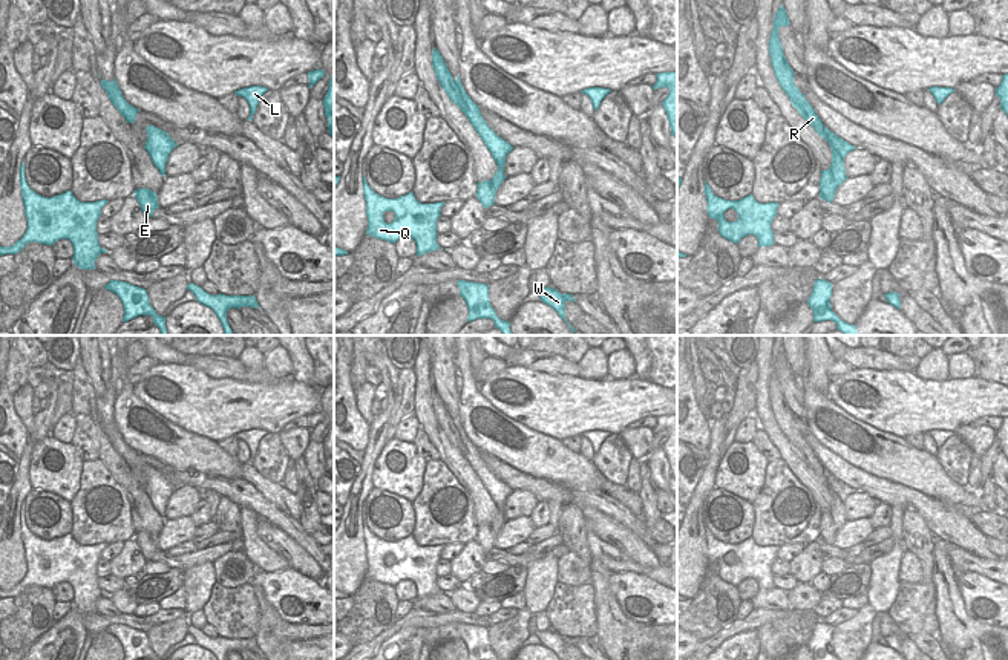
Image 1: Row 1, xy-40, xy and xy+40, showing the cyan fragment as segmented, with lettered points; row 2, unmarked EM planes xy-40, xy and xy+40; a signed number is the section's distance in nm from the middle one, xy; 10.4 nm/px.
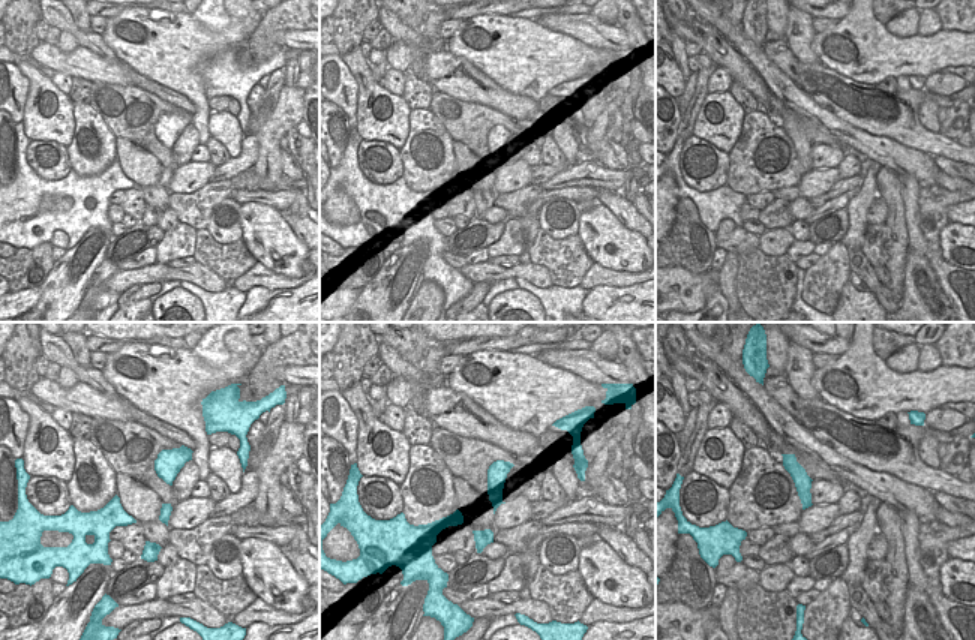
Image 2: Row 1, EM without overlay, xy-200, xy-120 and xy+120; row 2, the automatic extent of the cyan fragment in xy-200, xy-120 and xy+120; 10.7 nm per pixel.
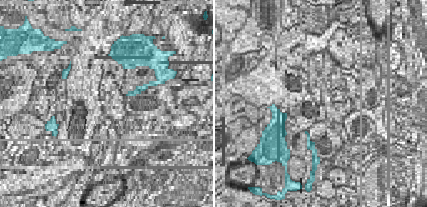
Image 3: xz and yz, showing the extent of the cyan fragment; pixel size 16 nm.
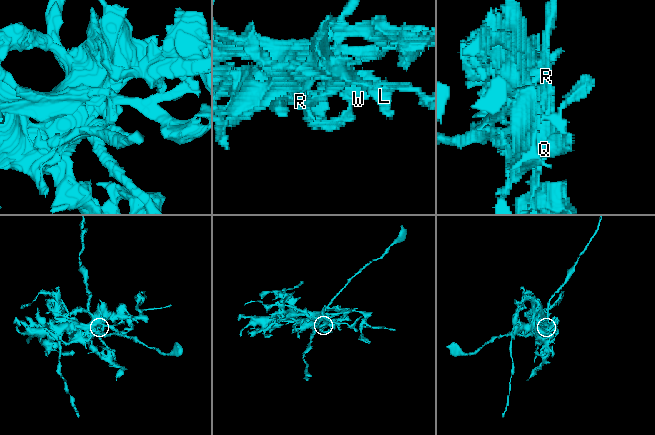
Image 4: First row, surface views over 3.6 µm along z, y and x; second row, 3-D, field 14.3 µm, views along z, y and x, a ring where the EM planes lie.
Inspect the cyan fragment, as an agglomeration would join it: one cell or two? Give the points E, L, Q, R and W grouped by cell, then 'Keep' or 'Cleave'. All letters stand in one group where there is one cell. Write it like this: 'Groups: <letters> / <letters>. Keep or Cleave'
Groups: E R / L Q W. Cleave

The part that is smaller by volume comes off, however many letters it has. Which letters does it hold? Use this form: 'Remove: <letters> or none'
Remove: E, R

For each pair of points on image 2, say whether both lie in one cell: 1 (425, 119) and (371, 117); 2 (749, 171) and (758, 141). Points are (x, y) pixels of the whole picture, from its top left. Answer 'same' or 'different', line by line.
1: different
2: same

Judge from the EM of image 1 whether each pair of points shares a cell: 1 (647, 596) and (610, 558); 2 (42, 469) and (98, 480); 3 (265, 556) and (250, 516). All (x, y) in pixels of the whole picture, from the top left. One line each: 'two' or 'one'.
1: two
2: two
3: one

